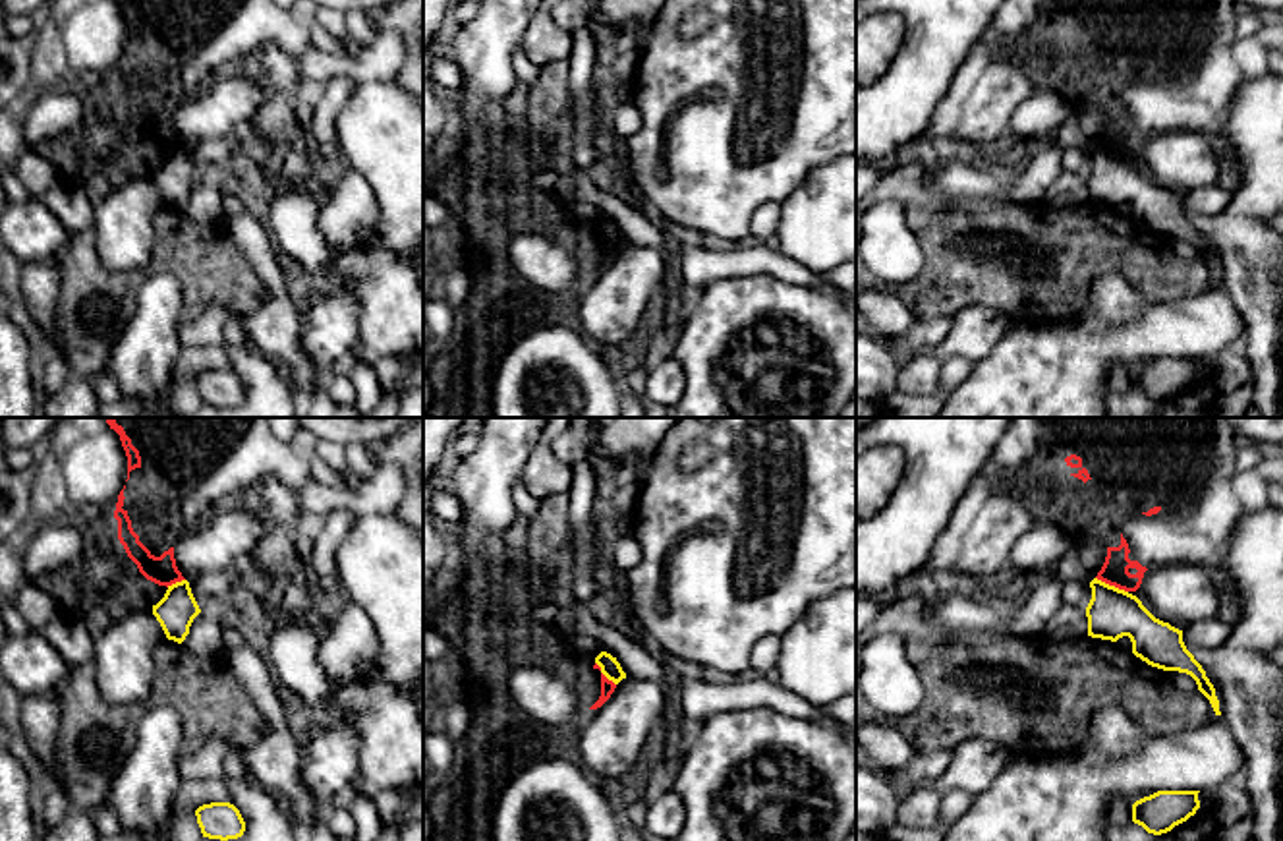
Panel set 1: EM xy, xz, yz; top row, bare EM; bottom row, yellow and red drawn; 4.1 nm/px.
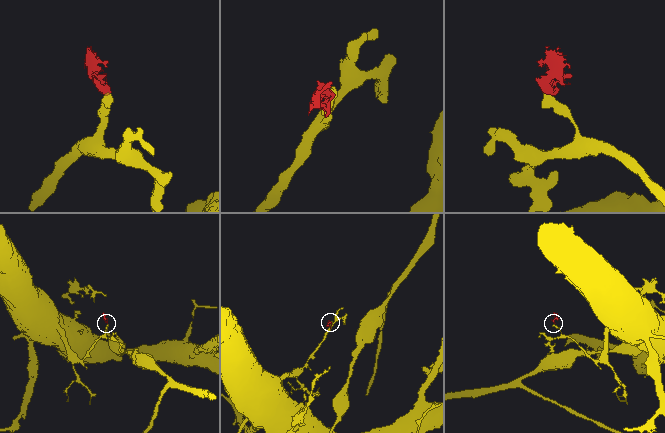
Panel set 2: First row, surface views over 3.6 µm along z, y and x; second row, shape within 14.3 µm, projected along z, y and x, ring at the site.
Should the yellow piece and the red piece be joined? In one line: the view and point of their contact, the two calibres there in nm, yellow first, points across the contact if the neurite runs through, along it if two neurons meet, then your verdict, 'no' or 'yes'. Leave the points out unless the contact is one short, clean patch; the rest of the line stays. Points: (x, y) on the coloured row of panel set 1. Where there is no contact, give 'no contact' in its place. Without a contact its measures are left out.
contact yz (1111, 586); calibres 220 and 110 nm; border yz (1096, 577), (1127, 592); no

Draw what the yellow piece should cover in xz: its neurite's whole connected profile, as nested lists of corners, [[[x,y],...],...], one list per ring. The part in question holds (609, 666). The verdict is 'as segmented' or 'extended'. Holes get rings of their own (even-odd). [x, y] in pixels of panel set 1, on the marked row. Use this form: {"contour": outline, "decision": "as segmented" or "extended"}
{"contour": [[[601,652],[595,657],[595,663],[601,667],[601,673],[613,681],[614,684],[618,684],[622,679],[626,679],[626,673],[622,671],[620,663],[616,661],[616,657],[613,657],[607,652]]], "decision": "as segmented"}

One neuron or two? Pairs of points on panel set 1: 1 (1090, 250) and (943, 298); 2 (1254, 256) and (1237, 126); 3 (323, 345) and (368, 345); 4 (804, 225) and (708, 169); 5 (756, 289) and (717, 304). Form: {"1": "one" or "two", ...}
{"1": "one", "2": "one", "3": "two", "4": "two", "5": "one"}

